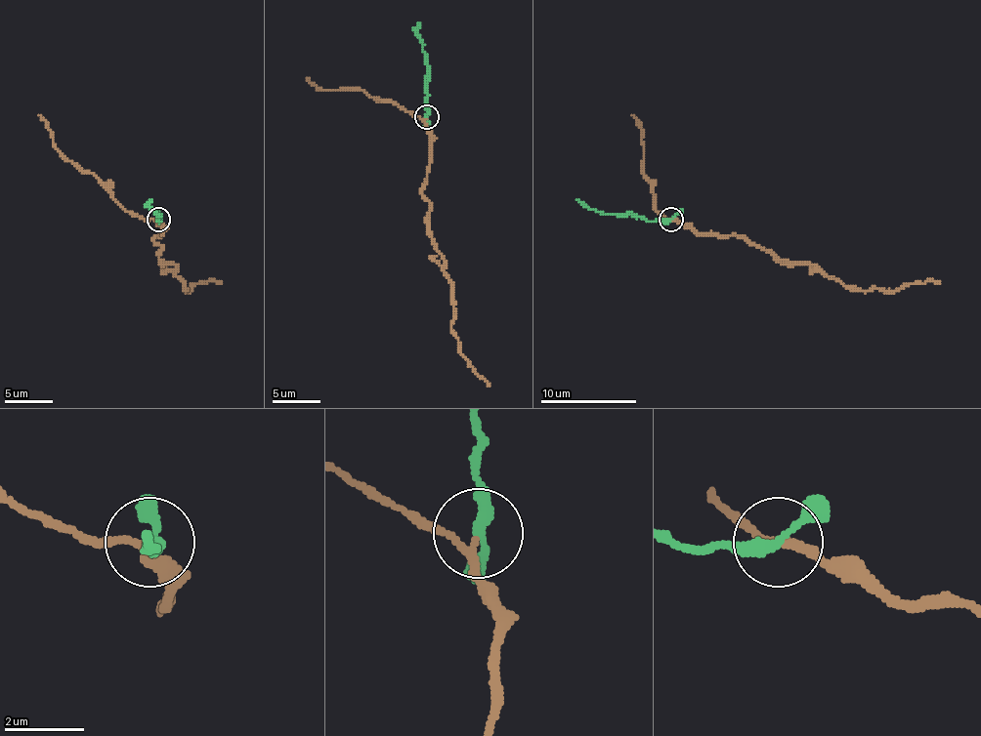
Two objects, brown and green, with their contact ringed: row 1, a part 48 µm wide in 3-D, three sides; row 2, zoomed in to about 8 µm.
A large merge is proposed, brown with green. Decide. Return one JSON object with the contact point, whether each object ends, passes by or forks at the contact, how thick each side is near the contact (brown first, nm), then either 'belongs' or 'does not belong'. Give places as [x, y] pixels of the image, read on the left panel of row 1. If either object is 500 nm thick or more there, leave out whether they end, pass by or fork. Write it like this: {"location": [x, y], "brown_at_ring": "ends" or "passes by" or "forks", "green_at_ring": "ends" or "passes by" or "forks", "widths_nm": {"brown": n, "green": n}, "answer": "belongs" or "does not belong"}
{"location": [158, 220], "brown_at_ring": "passes by", "green_at_ring": "passes by", "widths_nm": {"brown": 170, "green": 280}, "answer": "belongs"}

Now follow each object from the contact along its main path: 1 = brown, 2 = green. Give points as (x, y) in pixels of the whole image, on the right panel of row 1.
1: (672, 219), (699, 233), (747, 238), (779, 257), (819, 266), (846, 286), (894, 291), (911, 283), (940, 283)
2: (670, 219), (646, 221), (629, 214), (608, 214), (583, 207), (576, 199)

